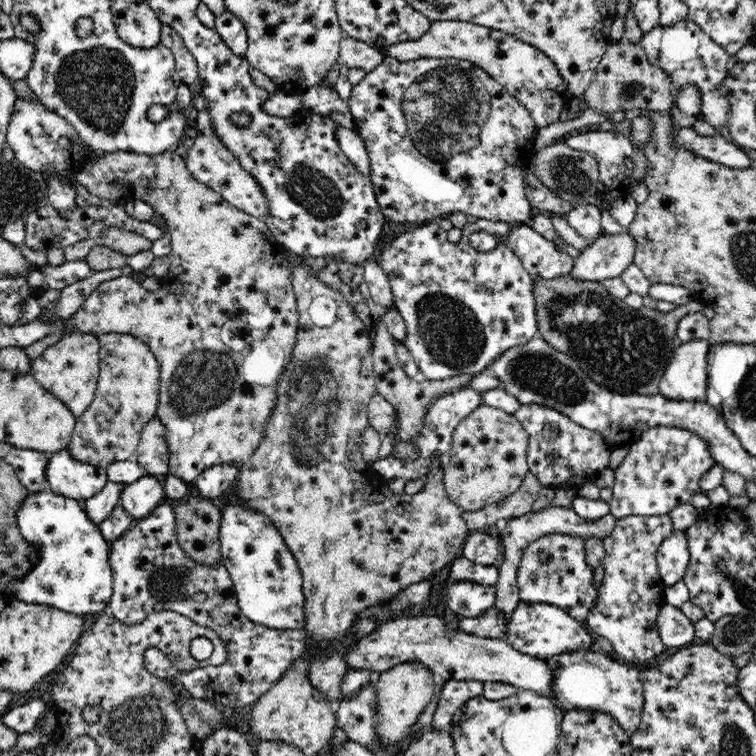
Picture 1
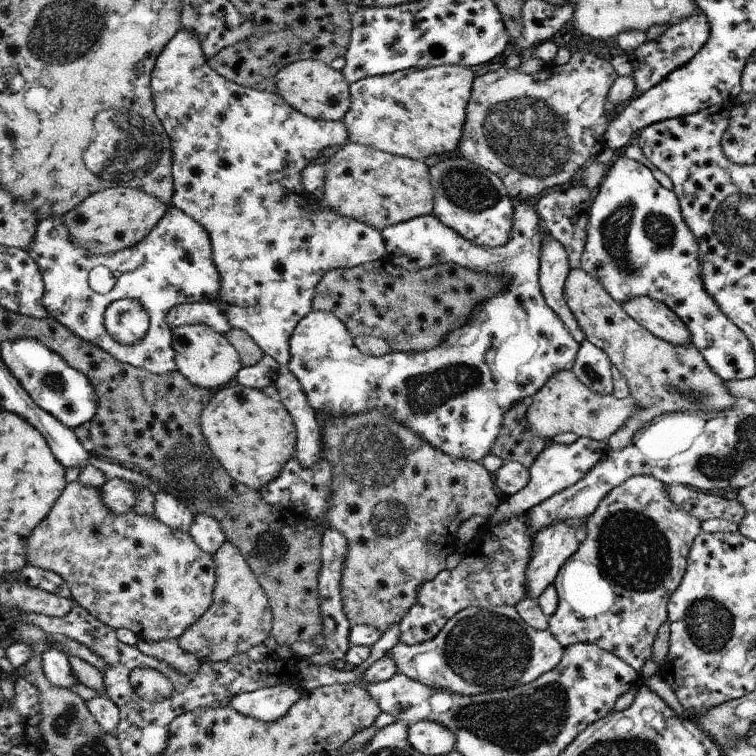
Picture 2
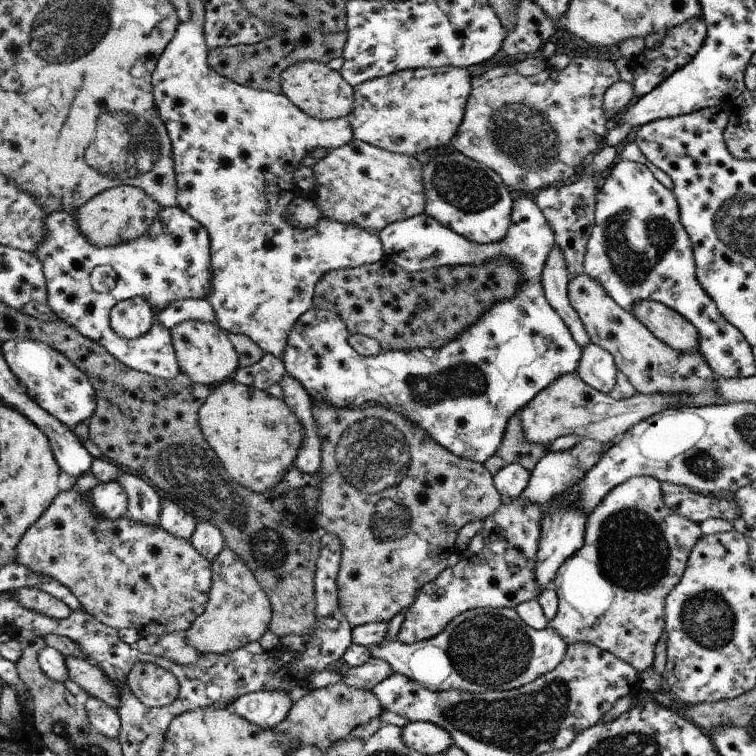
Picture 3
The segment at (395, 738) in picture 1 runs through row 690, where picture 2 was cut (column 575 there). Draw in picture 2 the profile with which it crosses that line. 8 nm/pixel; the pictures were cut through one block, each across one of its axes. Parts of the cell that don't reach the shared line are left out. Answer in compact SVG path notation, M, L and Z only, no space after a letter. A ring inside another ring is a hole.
M572 370L555 372L528 402L527 425L533 435L544 437L548 442L560 433L574 433L578 437L606 441L639 407L630 396L620 398L614 394L601 395L584 386Z

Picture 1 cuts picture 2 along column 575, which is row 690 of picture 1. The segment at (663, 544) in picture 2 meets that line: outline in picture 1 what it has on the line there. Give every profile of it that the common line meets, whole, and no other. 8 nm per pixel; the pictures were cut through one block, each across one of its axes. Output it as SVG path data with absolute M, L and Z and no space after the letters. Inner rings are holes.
M598 648L558 654L548 658L546 663L554 670L553 698L562 703L565 711L584 709L610 714L630 736L639 729L644 687L638 669L628 667L619 659L612 659Z

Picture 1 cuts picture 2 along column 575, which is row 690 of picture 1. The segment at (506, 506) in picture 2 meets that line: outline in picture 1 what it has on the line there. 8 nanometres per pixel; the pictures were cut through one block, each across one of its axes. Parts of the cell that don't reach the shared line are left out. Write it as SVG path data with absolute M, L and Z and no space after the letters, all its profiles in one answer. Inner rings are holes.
M477 680L446 681L440 692L438 707L433 715L430 728L448 729L454 714L470 698L482 695L484 683Z

